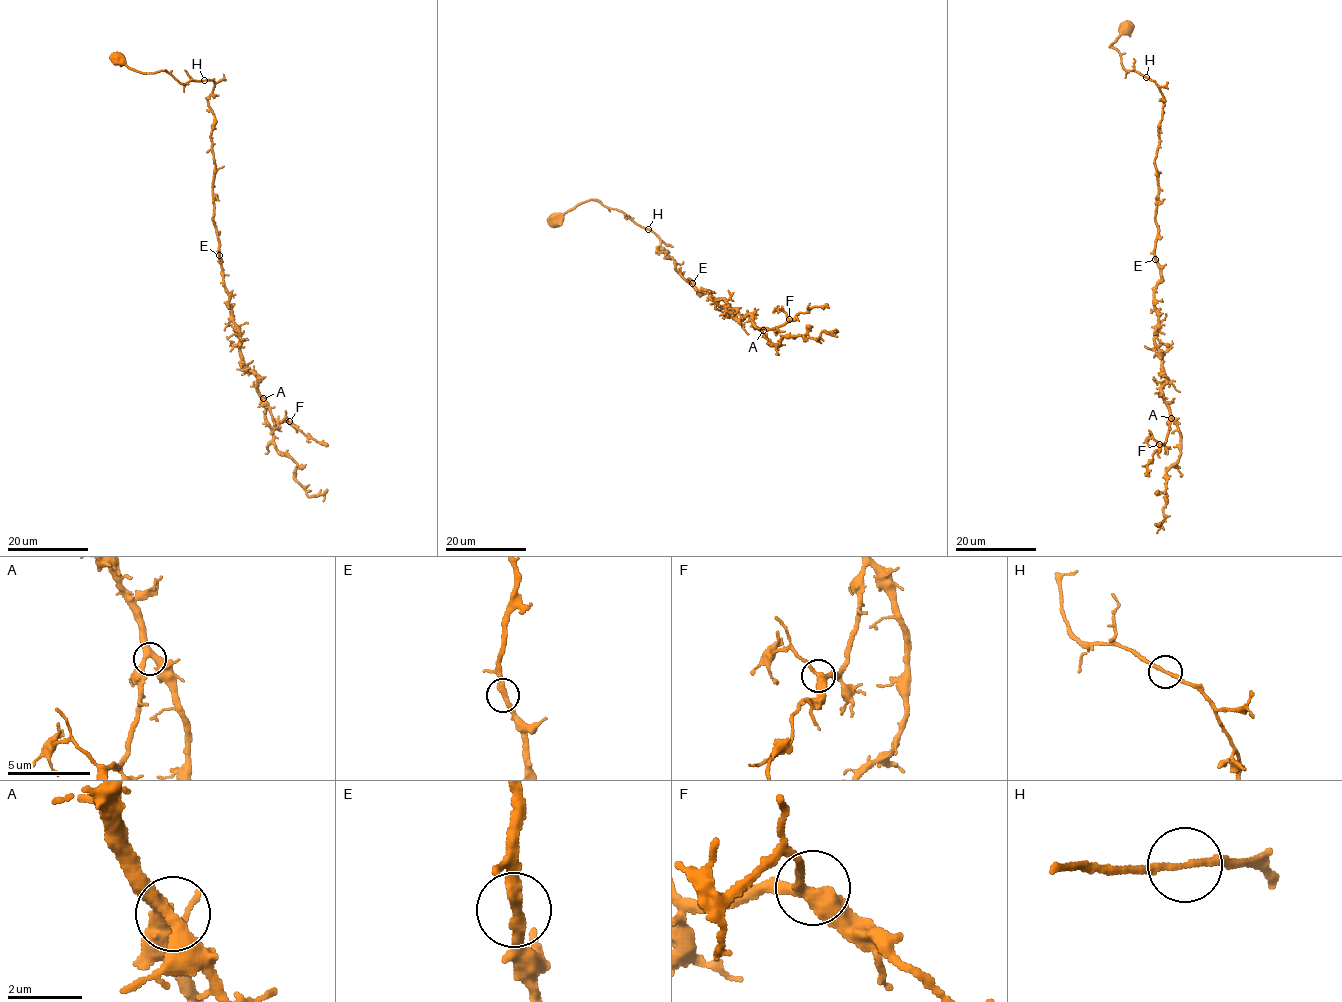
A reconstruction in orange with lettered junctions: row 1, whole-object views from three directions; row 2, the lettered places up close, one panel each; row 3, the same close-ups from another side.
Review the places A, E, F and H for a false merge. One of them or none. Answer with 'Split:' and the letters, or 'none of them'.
Split: none of them

